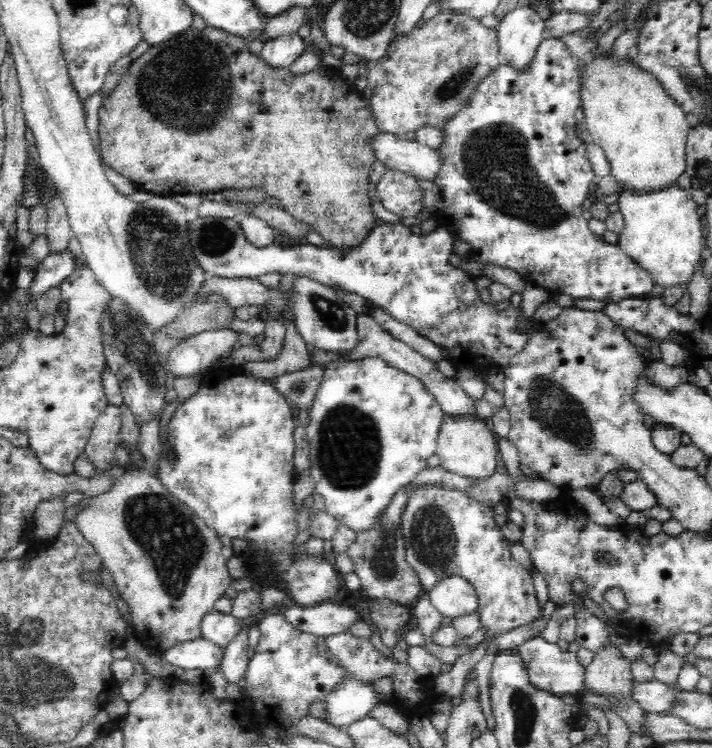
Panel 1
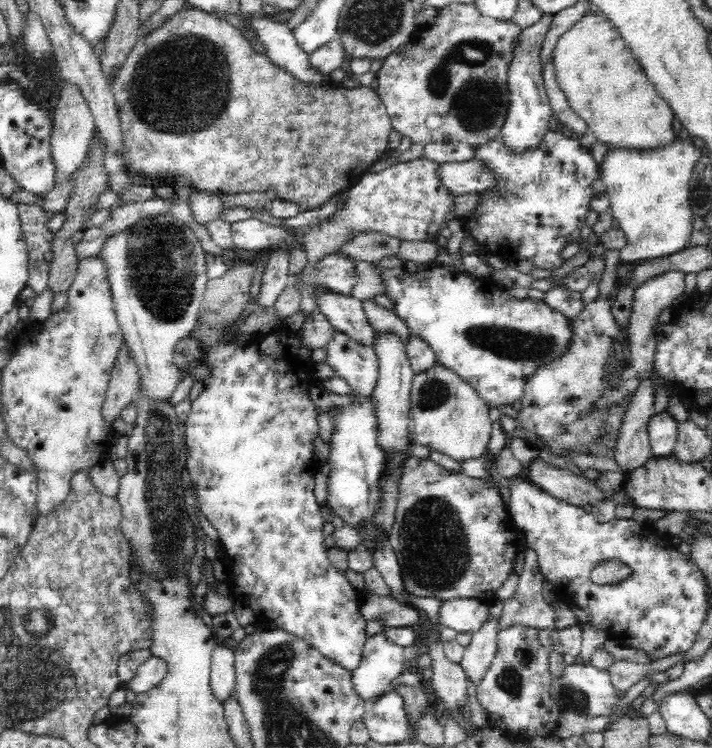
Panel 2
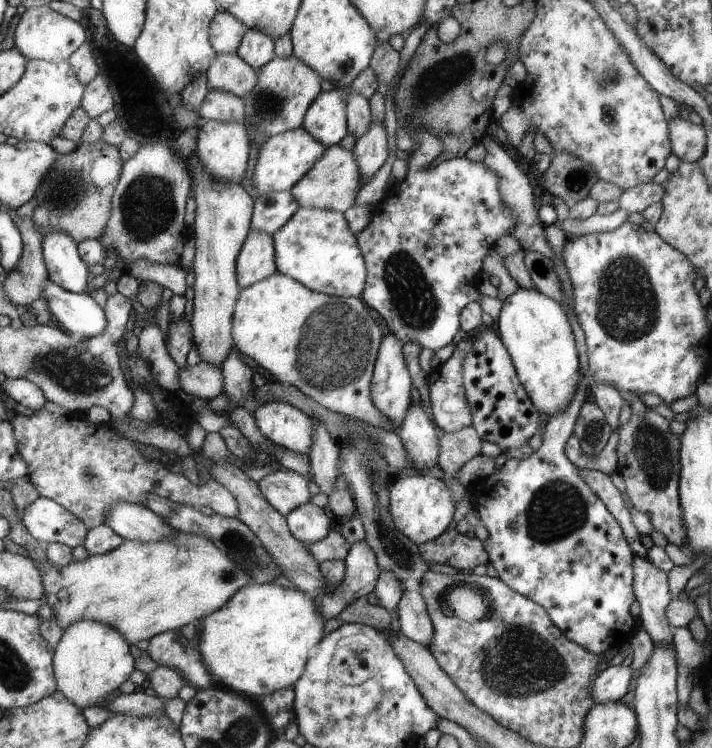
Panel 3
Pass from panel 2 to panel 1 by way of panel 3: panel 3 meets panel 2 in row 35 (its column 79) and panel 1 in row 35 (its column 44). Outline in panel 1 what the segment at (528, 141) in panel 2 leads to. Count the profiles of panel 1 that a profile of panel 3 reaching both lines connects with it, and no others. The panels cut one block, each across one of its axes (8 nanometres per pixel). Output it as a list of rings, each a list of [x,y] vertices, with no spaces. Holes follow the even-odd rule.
[[[524,4],[503,16],[496,28],[502,62],[519,69],[526,67],[545,37],[545,21],[535,8]]]

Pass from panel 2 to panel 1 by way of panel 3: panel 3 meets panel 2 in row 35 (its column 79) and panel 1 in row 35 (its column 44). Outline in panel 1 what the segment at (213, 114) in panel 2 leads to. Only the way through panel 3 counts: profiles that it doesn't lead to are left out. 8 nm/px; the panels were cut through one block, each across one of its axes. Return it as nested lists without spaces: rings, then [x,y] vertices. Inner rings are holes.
[[[190,26],[184,32],[177,34],[176,37],[164,42],[158,42],[157,45],[149,46],[149,48],[144,52],[140,57],[134,59],[132,64],[130,64],[127,72],[123,75],[122,80],[118,83],[118,86],[107,95],[106,100],[100,106],[99,110],[99,136],[100,136],[100,150],[102,158],[107,162],[108,166],[112,170],[116,170],[118,174],[122,174],[126,178],[129,178],[136,186],[137,190],[142,191],[151,191],[154,195],[162,195],[165,197],[173,197],[177,194],[208,194],[210,192],[223,191],[226,189],[249,189],[256,188],[264,190],[267,197],[276,198],[277,206],[280,206],[282,209],[287,210],[288,214],[294,216],[298,221],[305,222],[311,228],[320,234],[322,238],[325,238],[327,246],[335,247],[336,249],[353,249],[355,246],[361,244],[365,240],[366,236],[369,234],[370,230],[374,228],[374,221],[376,216],[372,213],[372,207],[370,207],[370,200],[368,199],[368,180],[370,176],[370,166],[376,162],[377,158],[374,152],[374,149],[371,145],[371,140],[376,136],[382,133],[377,125],[377,122],[374,119],[373,113],[371,112],[370,100],[368,100],[368,93],[363,93],[357,90],[352,81],[346,79],[340,68],[332,68],[327,66],[318,66],[314,70],[307,72],[306,74],[294,75],[288,68],[274,68],[270,65],[267,65],[263,61],[261,56],[252,54],[250,52],[249,42],[244,39],[237,37],[233,34],[228,34],[224,30],[218,28],[205,26],[203,28],[193,28]]]

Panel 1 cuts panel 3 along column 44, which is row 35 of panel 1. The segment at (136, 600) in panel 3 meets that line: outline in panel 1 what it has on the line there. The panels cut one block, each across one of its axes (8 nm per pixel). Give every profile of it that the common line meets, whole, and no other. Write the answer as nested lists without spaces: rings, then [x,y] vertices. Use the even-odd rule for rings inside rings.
[[[582,30],[561,36],[568,51],[581,67],[580,103],[588,132],[595,144],[600,145],[610,162],[611,175],[619,184],[618,192],[652,193],[666,189],[676,182],[686,166],[686,138],[690,127],[686,123],[685,112],[674,98],[662,88],[653,74],[642,70],[635,60],[620,60],[613,54],[601,55],[597,51],[596,36],[587,36]]]

